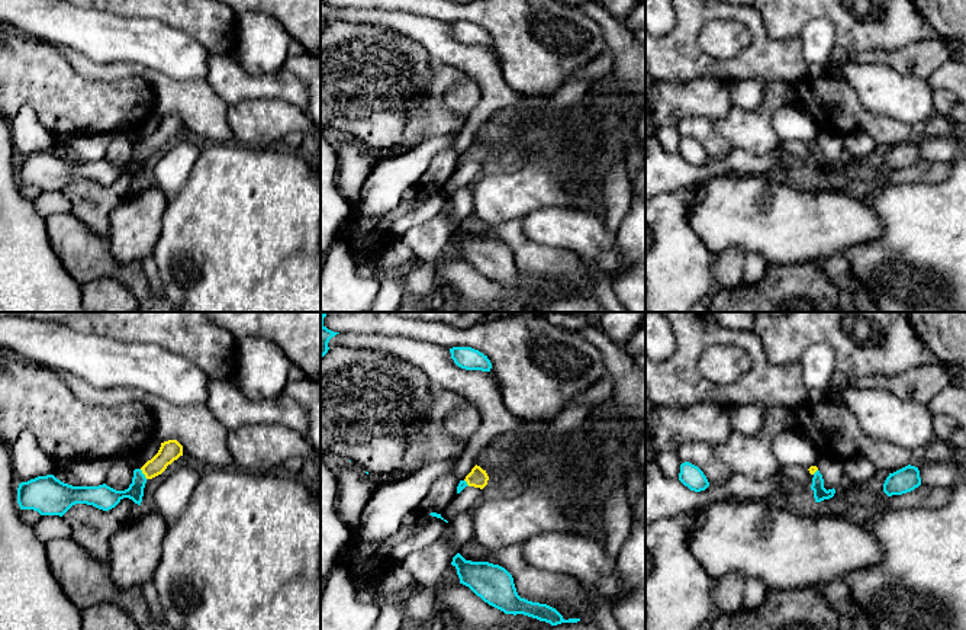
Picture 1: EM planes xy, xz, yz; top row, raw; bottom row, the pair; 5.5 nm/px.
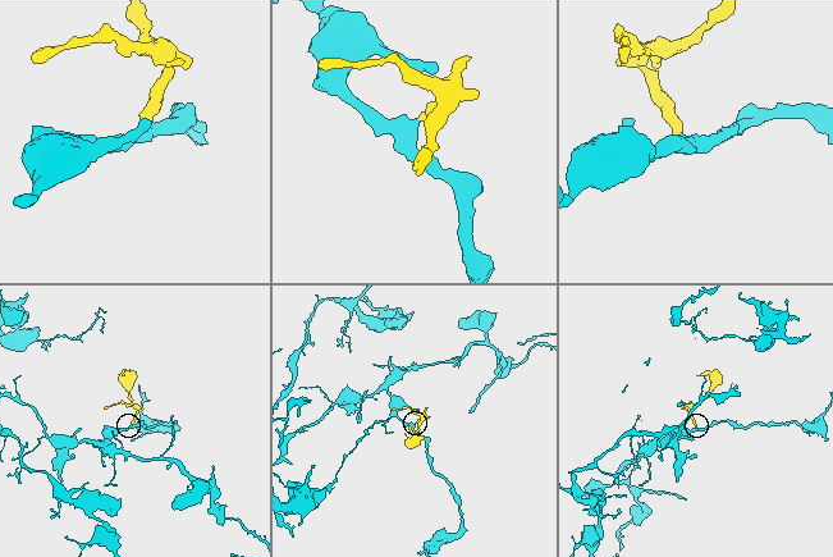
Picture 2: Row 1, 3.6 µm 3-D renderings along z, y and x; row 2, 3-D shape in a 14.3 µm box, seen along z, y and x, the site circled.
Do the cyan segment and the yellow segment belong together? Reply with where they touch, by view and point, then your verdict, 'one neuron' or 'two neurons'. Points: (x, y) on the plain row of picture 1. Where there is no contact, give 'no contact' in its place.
contact xy (142, 148); one neuron

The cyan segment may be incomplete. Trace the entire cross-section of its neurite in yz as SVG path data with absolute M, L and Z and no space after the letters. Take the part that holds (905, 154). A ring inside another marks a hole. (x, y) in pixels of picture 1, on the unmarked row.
M905 141L893 148L889 148L883 158L883 167L888 171L902 170L914 165L921 160L920 145L915 141Z

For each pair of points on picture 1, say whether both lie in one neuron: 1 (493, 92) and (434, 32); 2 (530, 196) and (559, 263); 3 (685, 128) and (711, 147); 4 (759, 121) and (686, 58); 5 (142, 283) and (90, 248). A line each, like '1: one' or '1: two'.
1: one
2: two
3: one
4: two
5: one

